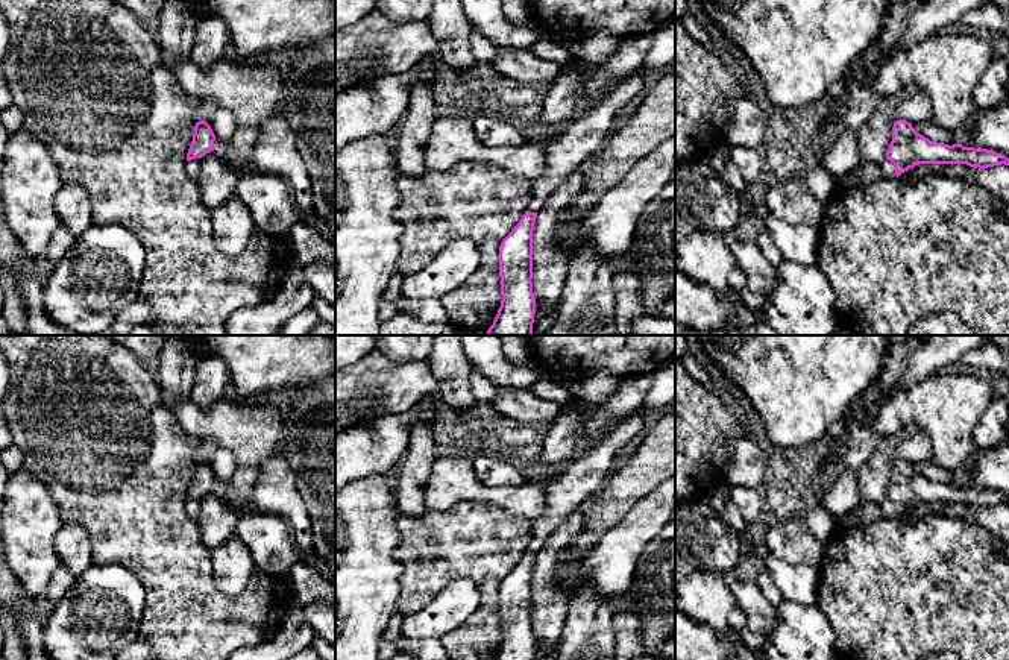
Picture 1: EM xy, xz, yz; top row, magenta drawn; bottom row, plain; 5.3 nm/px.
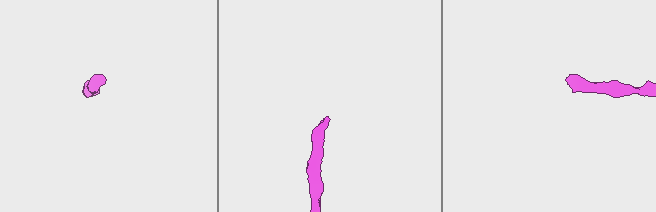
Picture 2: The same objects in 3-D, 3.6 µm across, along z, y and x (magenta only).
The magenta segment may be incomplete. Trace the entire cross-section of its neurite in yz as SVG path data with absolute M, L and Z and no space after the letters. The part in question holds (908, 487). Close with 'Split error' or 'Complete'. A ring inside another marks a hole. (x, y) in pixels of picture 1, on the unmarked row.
M897 460L892 467L892 481L886 498L879 504L860 502L845 516L833 517L833 534L854 526L865 526L882 517L898 517L918 504L967 504L970 507L988 508L1001 504L1009 505L1009 498L988 489L930 481L918 473L912 463Z. Split error

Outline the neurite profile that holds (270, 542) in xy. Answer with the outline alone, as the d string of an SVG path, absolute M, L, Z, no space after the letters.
M247 508L235 525L235 534L247 546L258 570L285 580L288 569L303 560L288 523Z

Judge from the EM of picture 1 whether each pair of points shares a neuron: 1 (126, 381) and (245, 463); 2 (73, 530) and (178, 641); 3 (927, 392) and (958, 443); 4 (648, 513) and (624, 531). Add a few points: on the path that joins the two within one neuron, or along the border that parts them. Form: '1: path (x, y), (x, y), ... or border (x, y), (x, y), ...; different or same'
1: border (173, 414), (199, 440); different
2: border (66, 522), (78, 522), (85, 530), (93, 563); different
3: path (939, 404), (949, 413), (950, 431); same
4: path (642, 519), (630, 531); same

